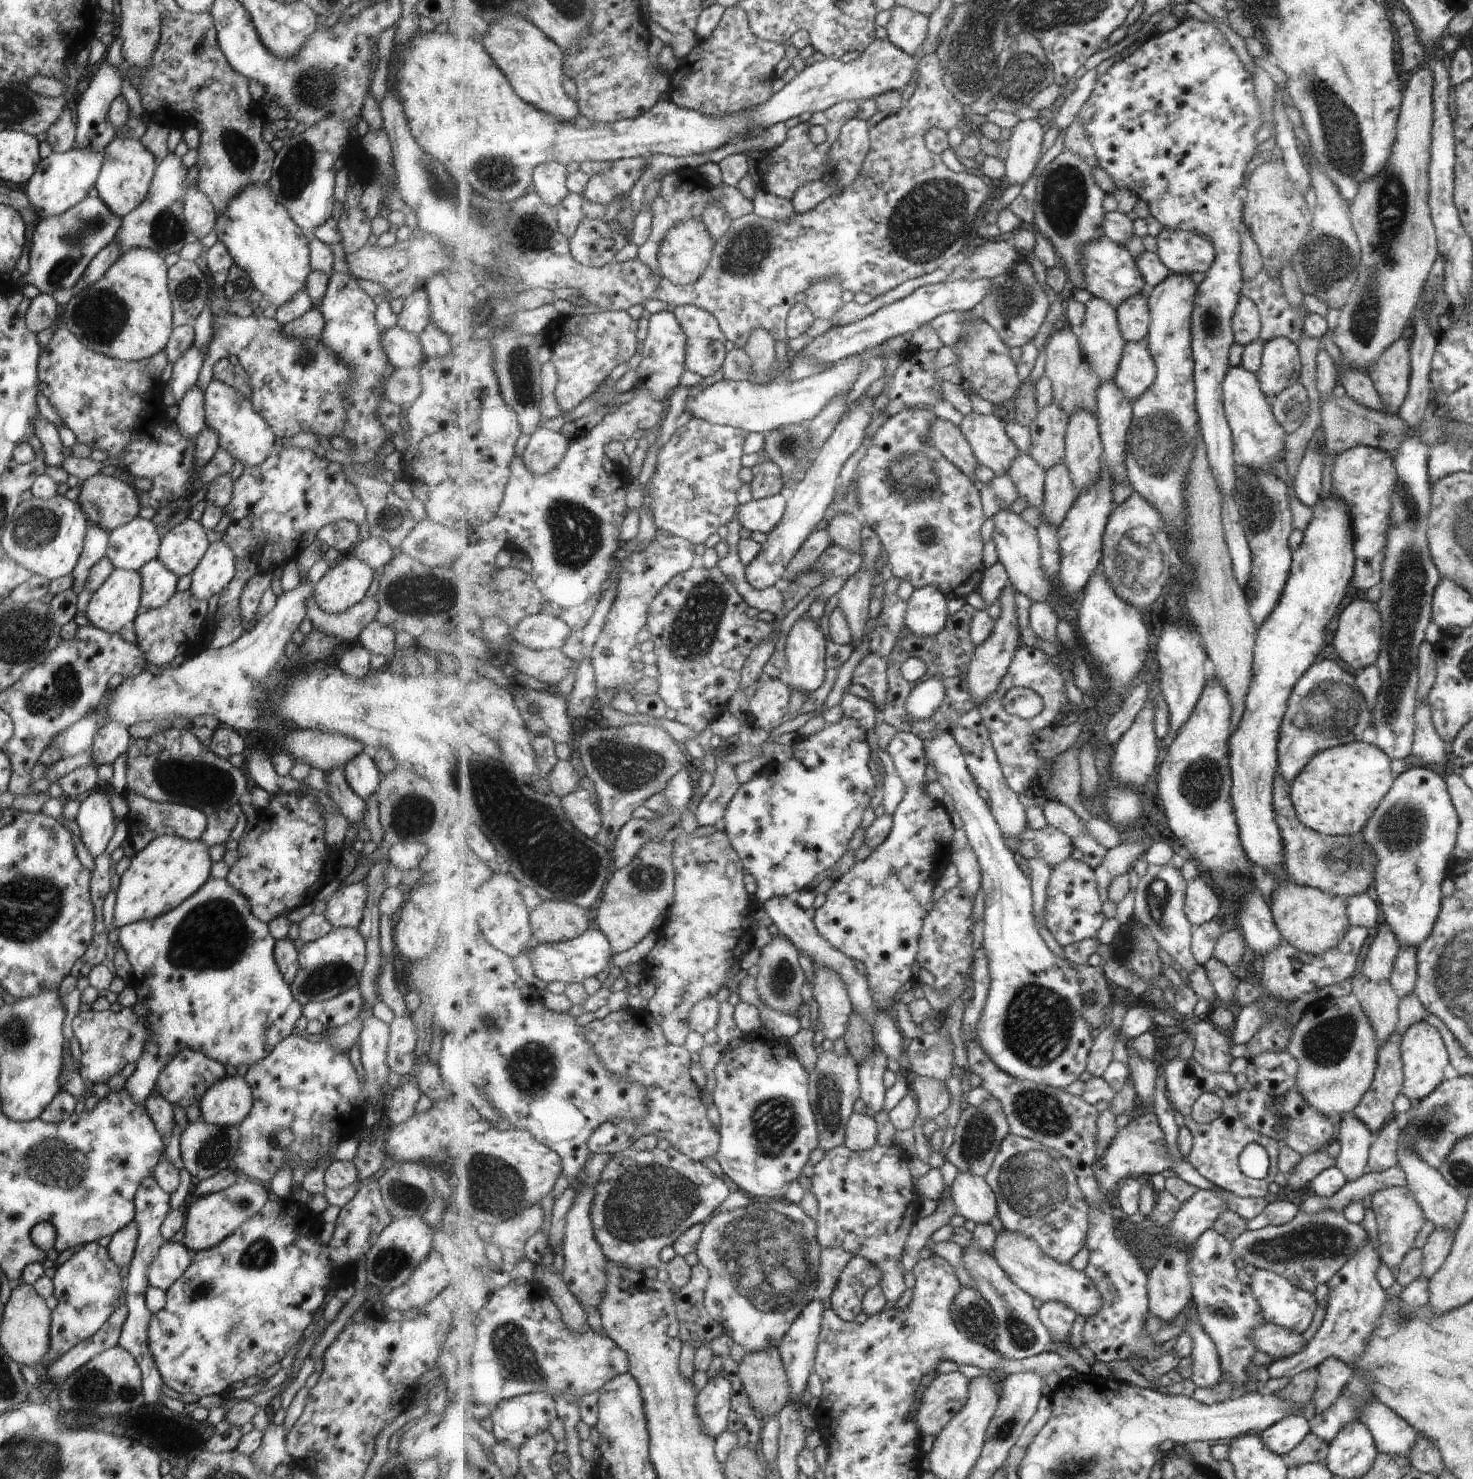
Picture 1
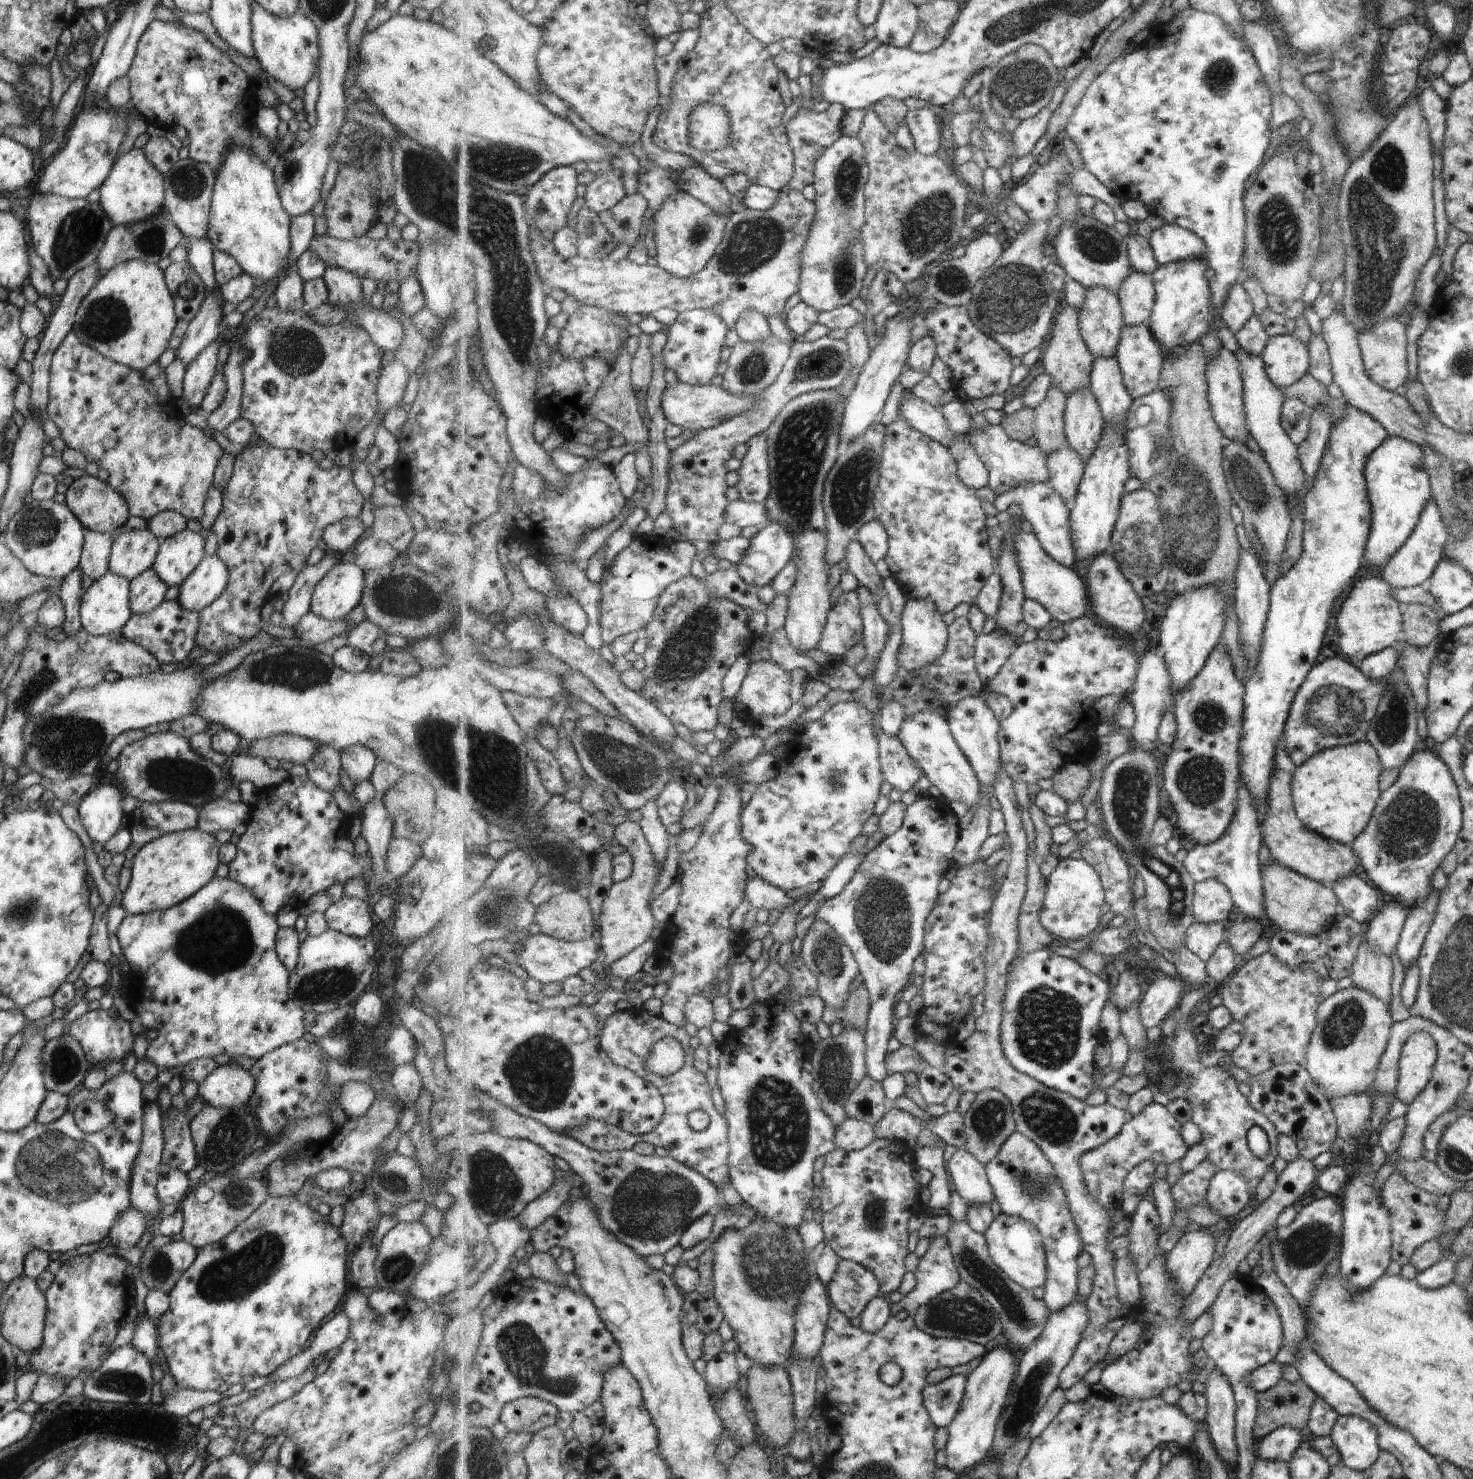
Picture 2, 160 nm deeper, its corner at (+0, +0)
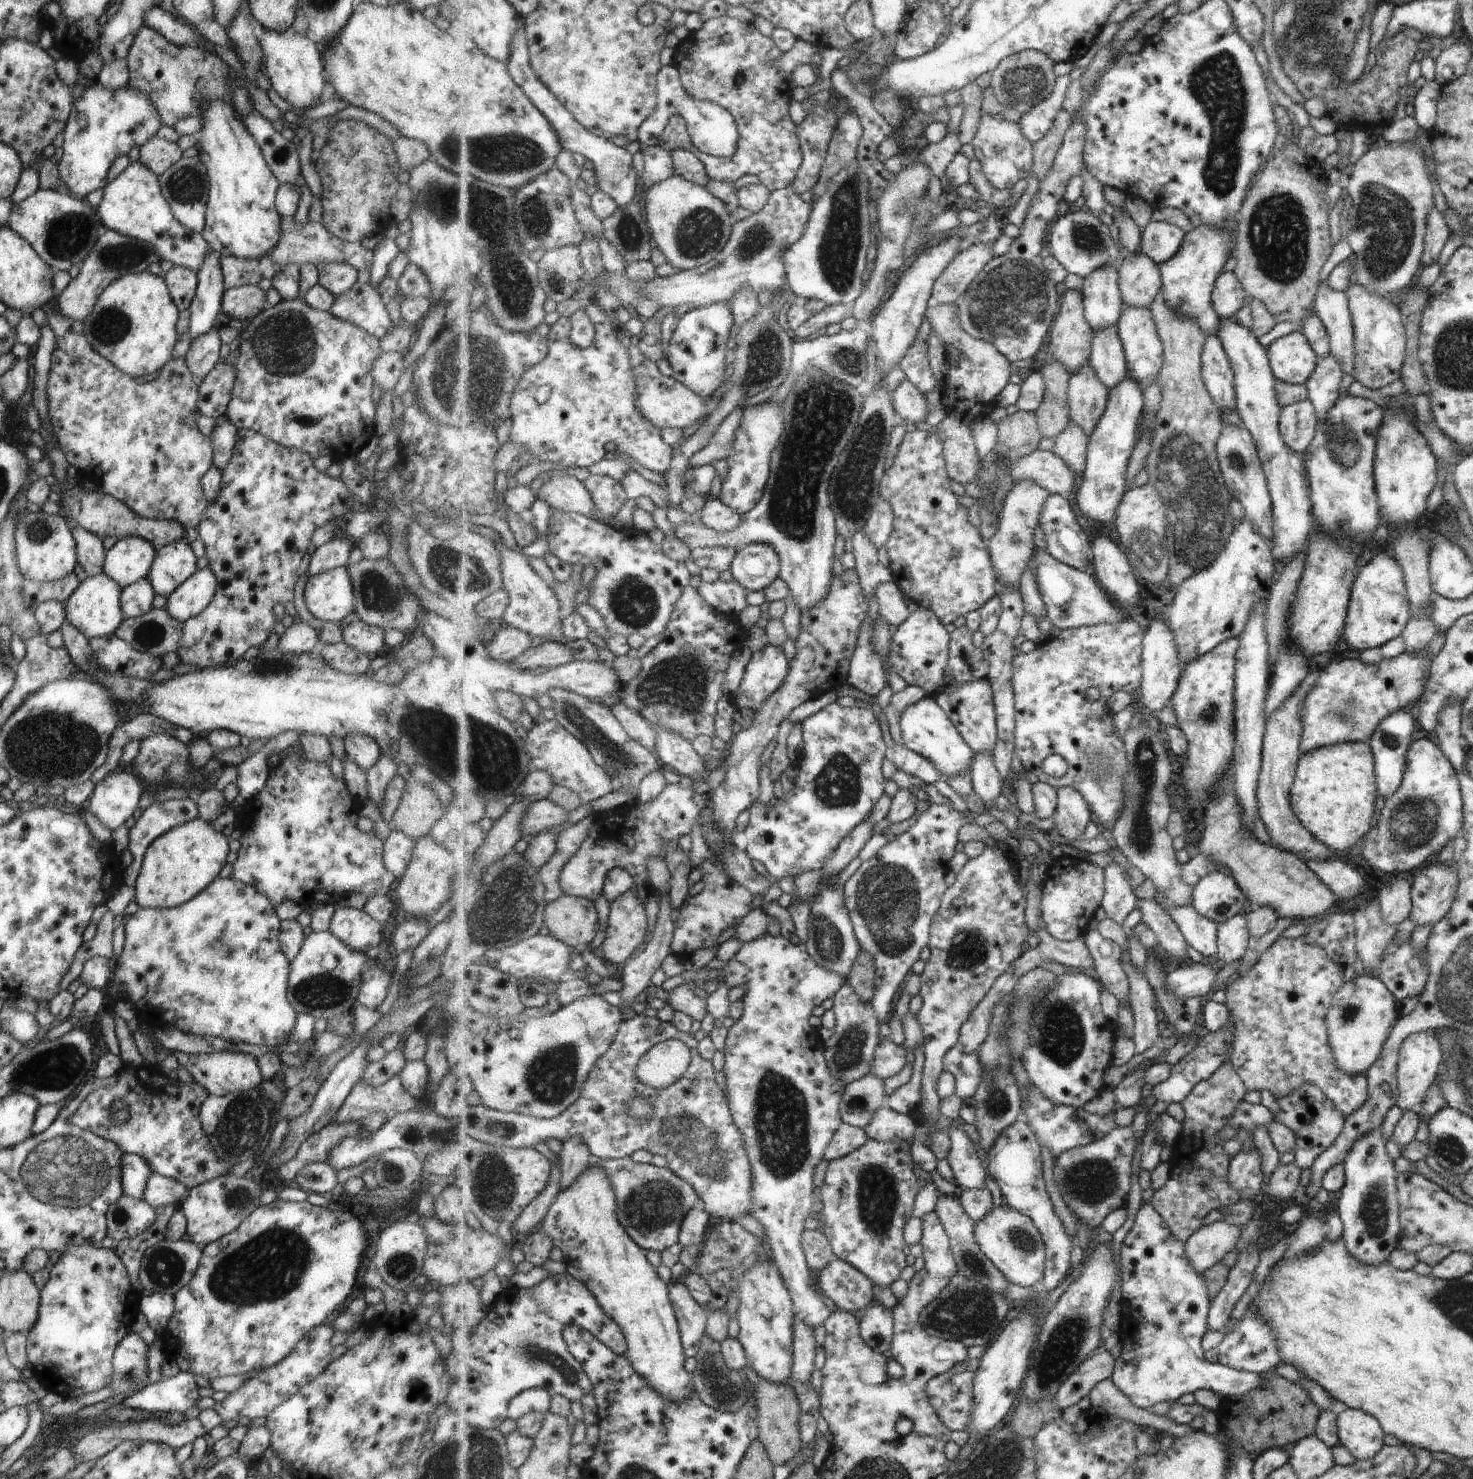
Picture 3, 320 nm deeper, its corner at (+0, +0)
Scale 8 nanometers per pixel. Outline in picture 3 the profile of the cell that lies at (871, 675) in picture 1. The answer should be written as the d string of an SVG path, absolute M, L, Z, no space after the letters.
M860 528L852 536L855 569L860 576L864 593L869 597L876 592L881 583L893 583L894 574L890 567L881 565L877 558L877 545L866 533L865 528Z

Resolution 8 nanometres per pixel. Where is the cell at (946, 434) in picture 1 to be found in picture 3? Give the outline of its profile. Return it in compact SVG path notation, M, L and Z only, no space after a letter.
M903 379L891 393L897 416L905 419L907 425L925 422L925 416L929 412L927 400L909 379Z

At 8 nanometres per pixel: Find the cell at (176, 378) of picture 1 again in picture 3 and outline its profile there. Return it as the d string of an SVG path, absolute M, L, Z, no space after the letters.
M209 248L201 266L196 270L196 287L187 308L190 312L187 332L191 339L213 328L211 326L215 315L220 311L221 297L225 288L219 259L220 256Z

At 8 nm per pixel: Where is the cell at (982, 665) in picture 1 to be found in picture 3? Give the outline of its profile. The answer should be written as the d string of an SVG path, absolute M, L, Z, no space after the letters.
M1027 479L1019 481L1003 501L1002 512L995 534L989 539L988 553L992 558L999 580L1008 585L1019 587L1021 577L1029 561L1036 552L1033 532L1040 526L1041 515L1047 499L1052 494L1037 482Z

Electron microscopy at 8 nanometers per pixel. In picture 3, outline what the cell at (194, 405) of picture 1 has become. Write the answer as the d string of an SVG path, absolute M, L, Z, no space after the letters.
M211 328L190 340L183 360L194 378L202 380L219 360L218 352L221 343L217 331L218 329Z

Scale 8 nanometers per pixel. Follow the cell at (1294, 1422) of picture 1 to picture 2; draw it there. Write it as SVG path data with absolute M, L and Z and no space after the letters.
M1281 1427L1265 1435L1257 1446L1260 1459L1289 1462L1297 1447L1307 1438L1304 1432L1291 1427Z

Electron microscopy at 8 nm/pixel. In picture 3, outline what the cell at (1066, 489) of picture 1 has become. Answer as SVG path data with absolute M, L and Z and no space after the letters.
M1070 421L1068 427L1054 439L1053 452L1057 453L1081 478L1088 463L1089 435L1076 422Z

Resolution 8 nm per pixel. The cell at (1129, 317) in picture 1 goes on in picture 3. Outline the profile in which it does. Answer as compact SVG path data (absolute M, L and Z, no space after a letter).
M1130 253L1119 266L1120 291L1124 302L1135 308L1151 308L1162 291L1160 265L1145 253Z

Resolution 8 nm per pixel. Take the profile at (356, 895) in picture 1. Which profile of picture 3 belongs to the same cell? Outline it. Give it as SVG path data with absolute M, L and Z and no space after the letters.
M338 904L328 922L328 931L337 940L365 954L372 954L381 940L382 923L373 920L363 909Z

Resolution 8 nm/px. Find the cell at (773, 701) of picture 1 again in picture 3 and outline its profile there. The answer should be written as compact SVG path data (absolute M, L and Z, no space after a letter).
M770 642L762 649L752 654L751 662L747 665L746 673L739 690L732 696L738 708L759 708L788 678L791 668L785 652L780 646Z

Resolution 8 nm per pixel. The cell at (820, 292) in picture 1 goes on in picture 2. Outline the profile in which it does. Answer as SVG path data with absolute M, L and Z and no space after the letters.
M843 135L816 162L815 189L813 203L817 206L815 218L809 226L808 242L801 251L801 274L798 294L801 300L816 308L819 313L832 311L834 308L848 305L859 296L863 282L869 274L869 264L865 258L862 228L866 223L866 194L865 187L870 177L870 166L866 150L859 137Z

